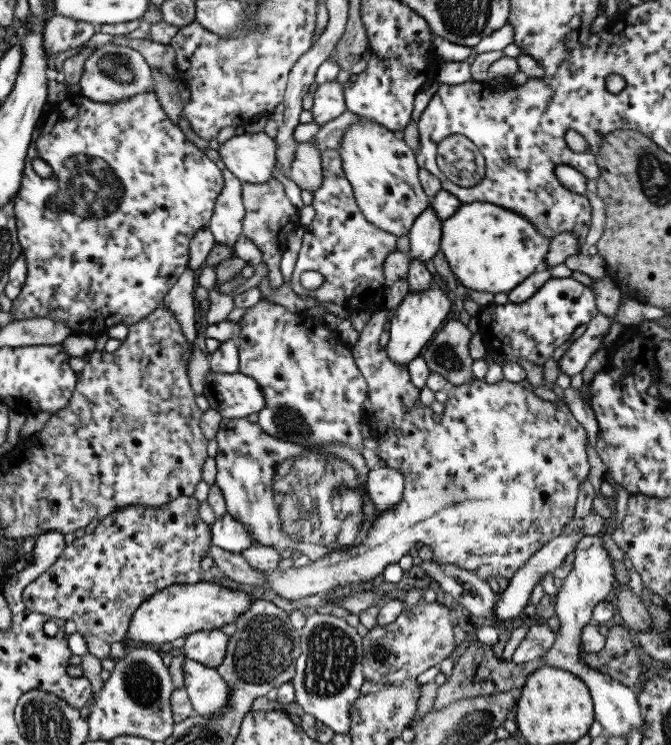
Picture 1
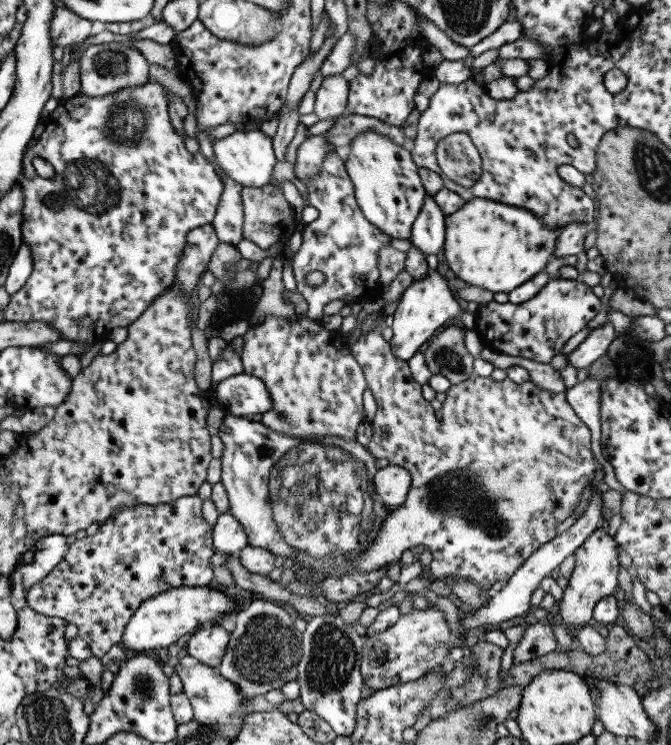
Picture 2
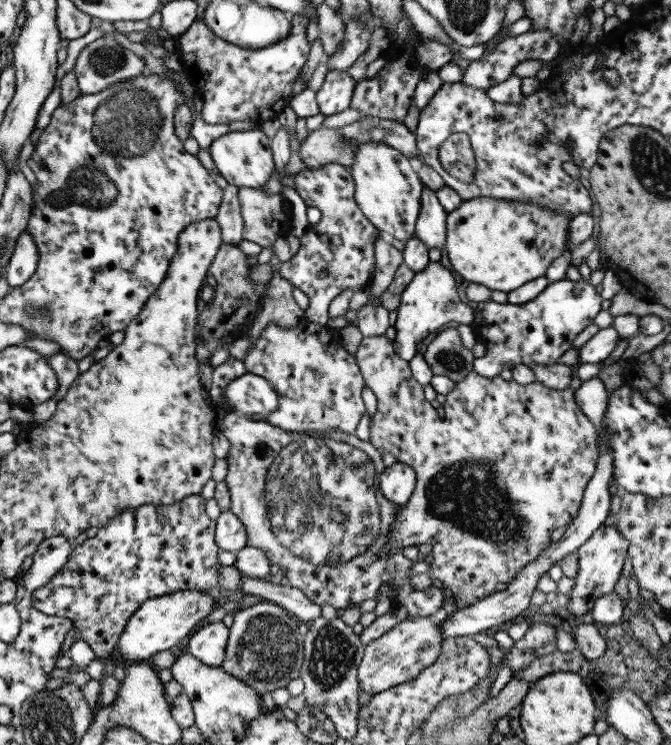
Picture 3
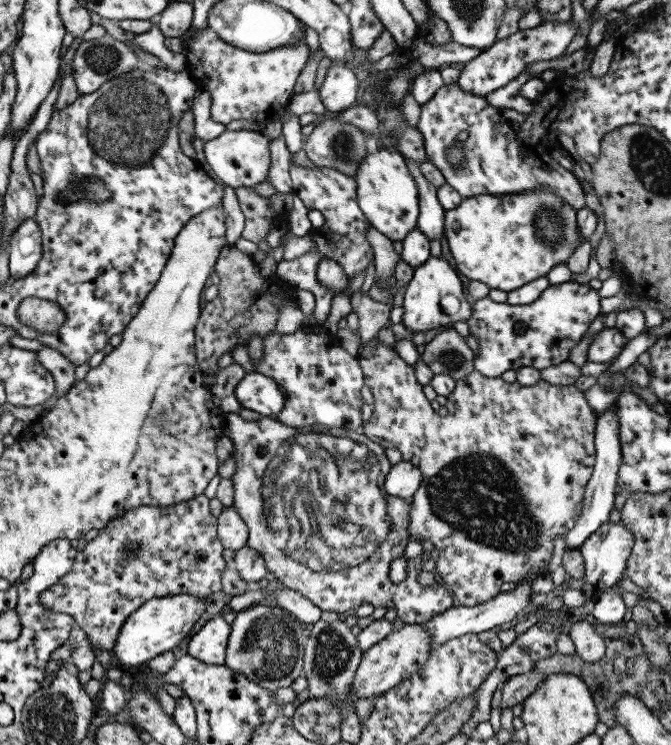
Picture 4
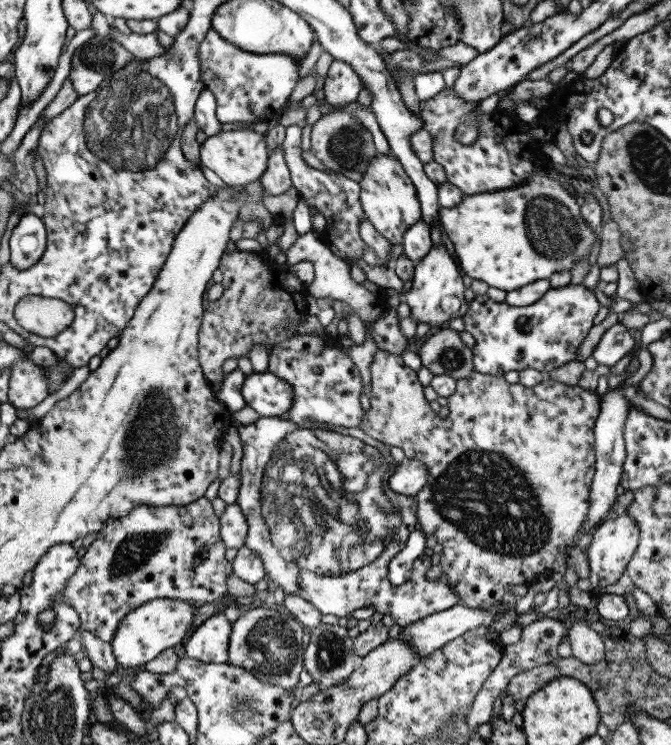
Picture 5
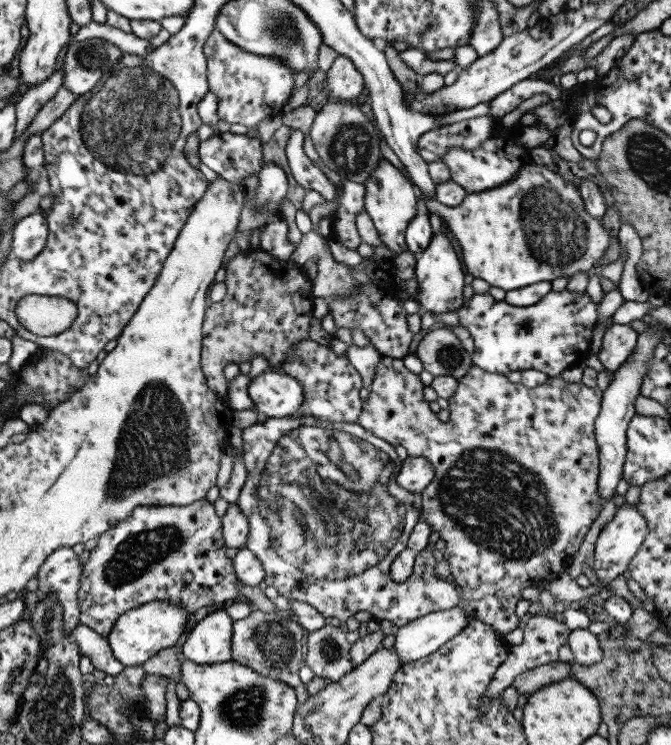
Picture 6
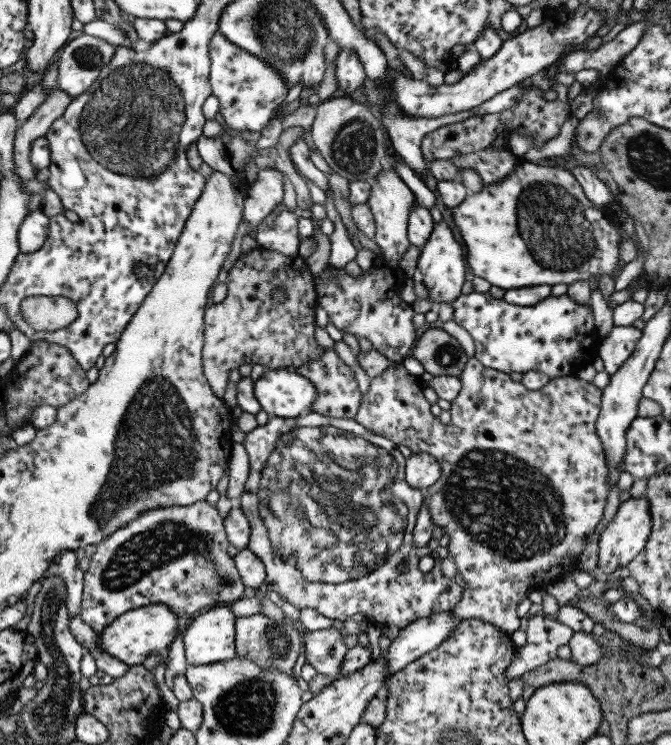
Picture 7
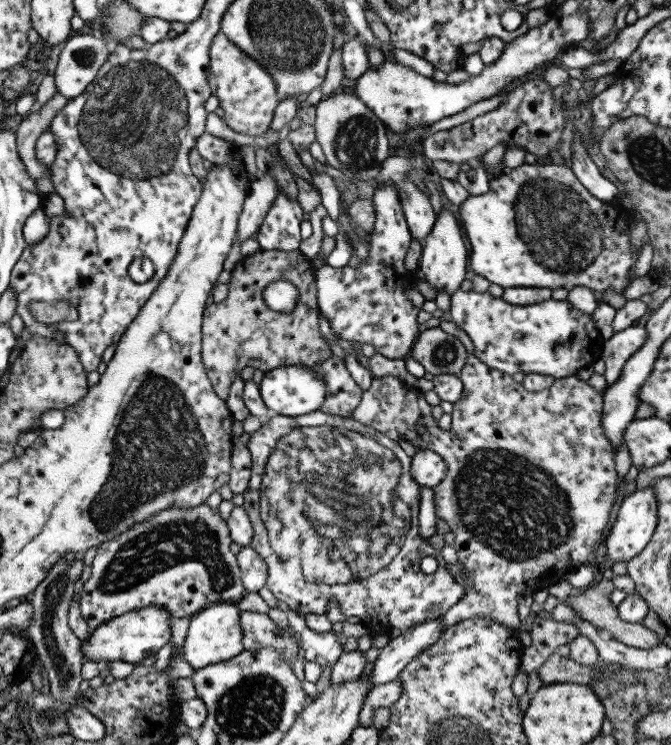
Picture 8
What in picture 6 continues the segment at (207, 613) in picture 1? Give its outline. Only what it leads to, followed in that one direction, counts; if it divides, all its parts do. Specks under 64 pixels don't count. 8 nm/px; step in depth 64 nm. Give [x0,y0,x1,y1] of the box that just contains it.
[108,600,188,667]

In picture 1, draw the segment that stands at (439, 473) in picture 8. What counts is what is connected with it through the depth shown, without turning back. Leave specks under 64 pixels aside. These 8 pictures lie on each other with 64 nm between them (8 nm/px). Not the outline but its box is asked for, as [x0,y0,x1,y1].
[363,468,404,512]

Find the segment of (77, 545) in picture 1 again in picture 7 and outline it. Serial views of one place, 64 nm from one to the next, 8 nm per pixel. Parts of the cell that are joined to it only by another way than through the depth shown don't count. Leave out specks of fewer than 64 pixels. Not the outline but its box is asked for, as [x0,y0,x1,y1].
[82,500,248,633]

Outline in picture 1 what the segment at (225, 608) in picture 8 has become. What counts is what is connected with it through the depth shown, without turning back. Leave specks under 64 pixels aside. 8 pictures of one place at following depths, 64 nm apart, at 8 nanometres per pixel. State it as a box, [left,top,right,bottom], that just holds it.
[180,629,229,668]

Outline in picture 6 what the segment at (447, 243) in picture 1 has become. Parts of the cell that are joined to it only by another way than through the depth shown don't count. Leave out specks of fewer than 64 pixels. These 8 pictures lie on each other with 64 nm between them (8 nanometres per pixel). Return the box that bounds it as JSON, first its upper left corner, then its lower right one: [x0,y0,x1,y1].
[378,136,612,291]

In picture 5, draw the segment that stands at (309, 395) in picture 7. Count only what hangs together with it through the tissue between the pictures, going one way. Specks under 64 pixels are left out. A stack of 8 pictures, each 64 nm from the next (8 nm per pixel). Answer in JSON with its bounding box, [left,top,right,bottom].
[240,370,294,418]

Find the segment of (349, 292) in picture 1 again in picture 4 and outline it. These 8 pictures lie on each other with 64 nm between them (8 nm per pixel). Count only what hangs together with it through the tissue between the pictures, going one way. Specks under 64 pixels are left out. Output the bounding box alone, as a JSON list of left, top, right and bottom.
[276,159,374,327]

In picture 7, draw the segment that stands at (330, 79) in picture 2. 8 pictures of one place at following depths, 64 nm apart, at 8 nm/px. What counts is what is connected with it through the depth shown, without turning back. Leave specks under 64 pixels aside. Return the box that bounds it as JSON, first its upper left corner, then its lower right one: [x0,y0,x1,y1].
[335,48,367,97]

